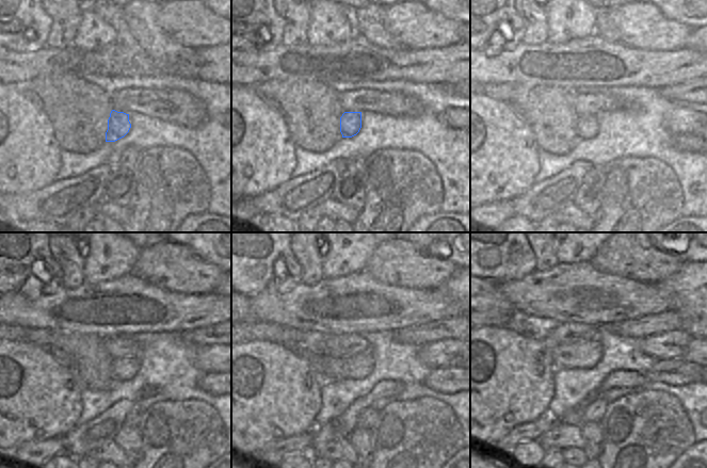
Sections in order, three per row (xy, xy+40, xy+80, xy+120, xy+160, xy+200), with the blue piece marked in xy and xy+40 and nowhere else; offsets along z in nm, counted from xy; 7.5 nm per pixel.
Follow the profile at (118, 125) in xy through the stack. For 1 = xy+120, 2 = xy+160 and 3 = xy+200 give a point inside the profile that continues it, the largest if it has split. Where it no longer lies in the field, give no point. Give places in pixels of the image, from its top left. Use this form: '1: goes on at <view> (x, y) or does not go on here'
1: goes on at xy+120 (124, 369)
2: goes on at xy+160 (357, 366)
3: goes on at xy+200 (578, 355)

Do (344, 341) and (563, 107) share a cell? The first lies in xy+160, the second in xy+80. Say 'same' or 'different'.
different

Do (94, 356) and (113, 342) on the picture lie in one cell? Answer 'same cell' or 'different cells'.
different cells

